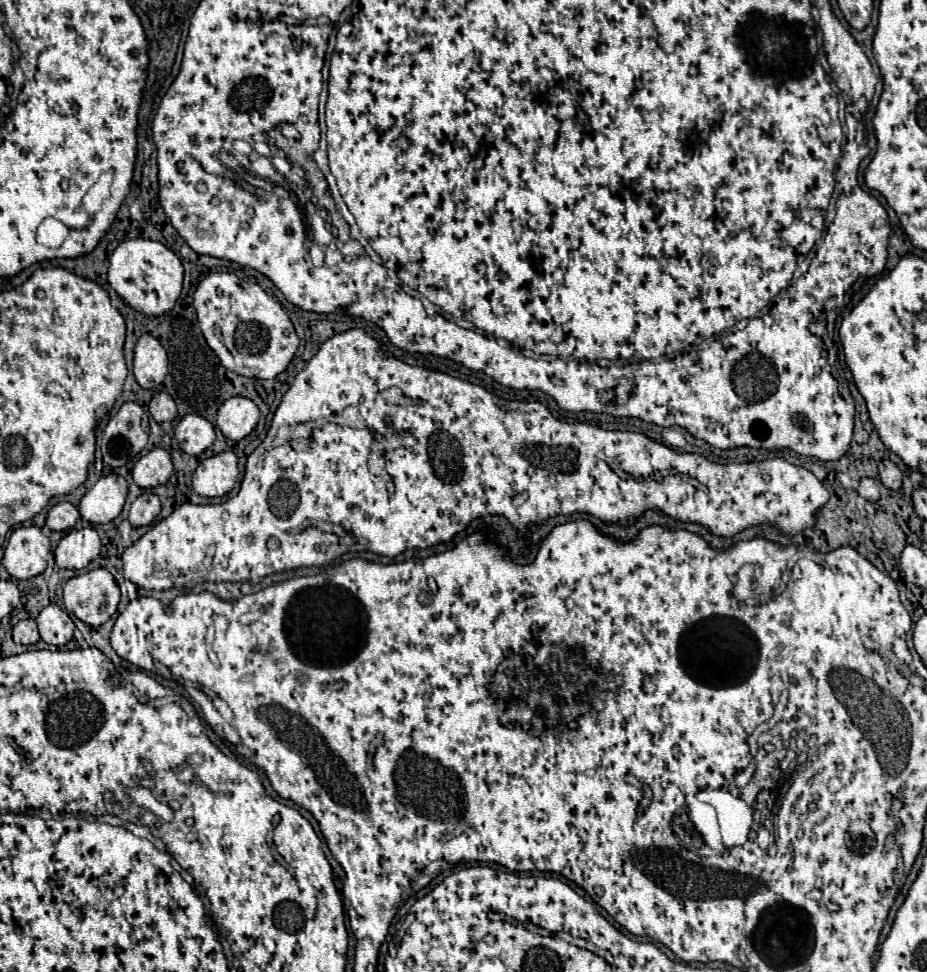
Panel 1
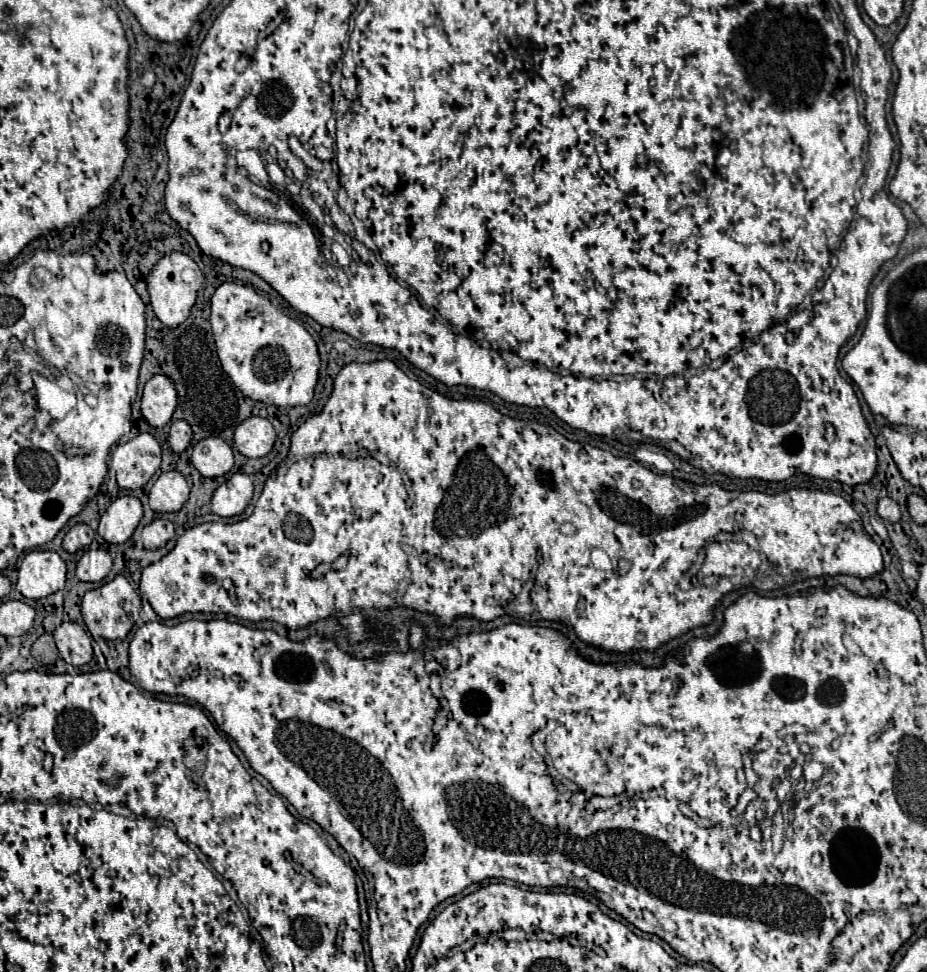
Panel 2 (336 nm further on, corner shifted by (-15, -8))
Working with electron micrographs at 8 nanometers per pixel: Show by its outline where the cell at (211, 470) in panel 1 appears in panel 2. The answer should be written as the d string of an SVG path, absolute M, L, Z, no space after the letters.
M234 473L214 491L210 509L220 517L240 515L246 509L248 501L252 499L252 491L254 491L252 479L246 473Z

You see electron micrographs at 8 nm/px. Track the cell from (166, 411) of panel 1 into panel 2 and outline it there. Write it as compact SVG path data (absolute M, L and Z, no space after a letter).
M180 419L180 421L174 421L170 425L170 435L168 435L168 441L170 441L170 447L176 451L176 453L182 453L188 445L190 445L190 439L192 439L192 429L190 425Z

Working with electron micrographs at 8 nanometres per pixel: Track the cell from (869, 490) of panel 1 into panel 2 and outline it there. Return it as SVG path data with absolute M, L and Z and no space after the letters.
M882 497L878 501L878 515L884 519L884 521L890 521L890 523L896 523L900 519L900 509L898 509L898 503L890 497Z

